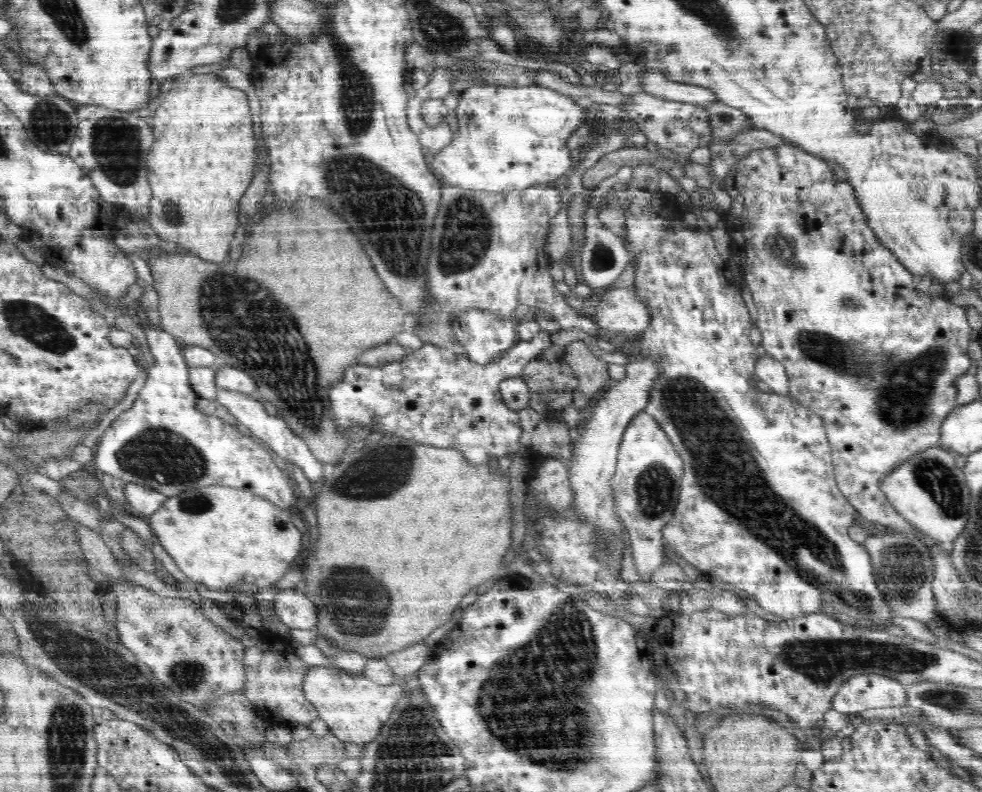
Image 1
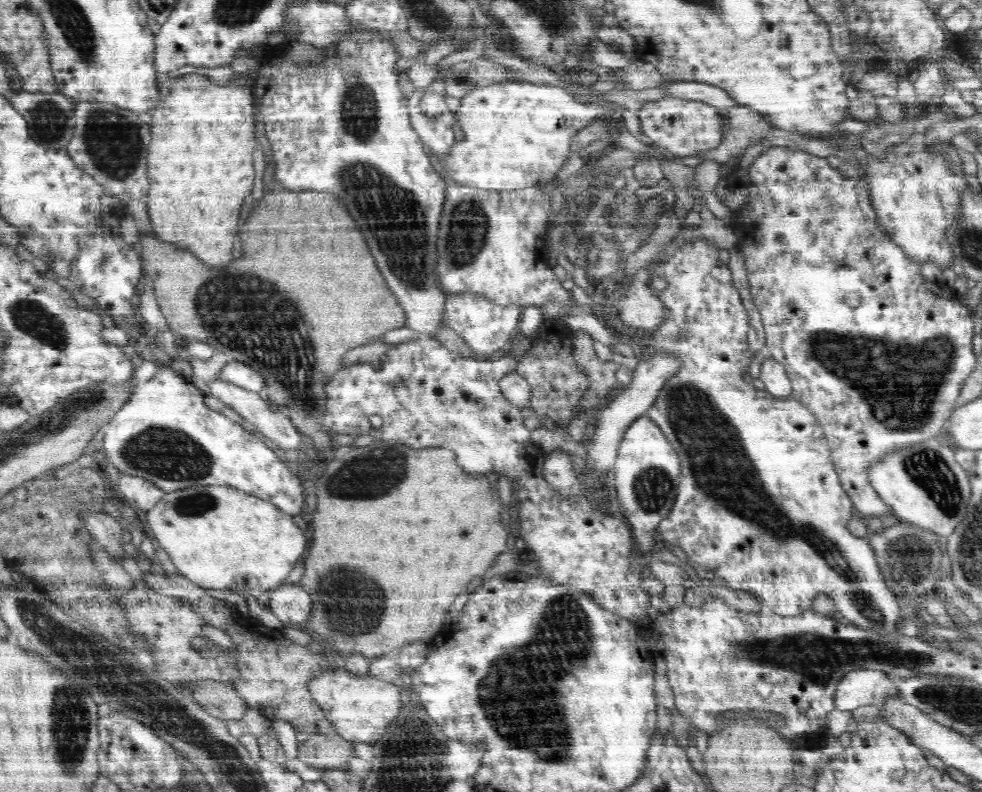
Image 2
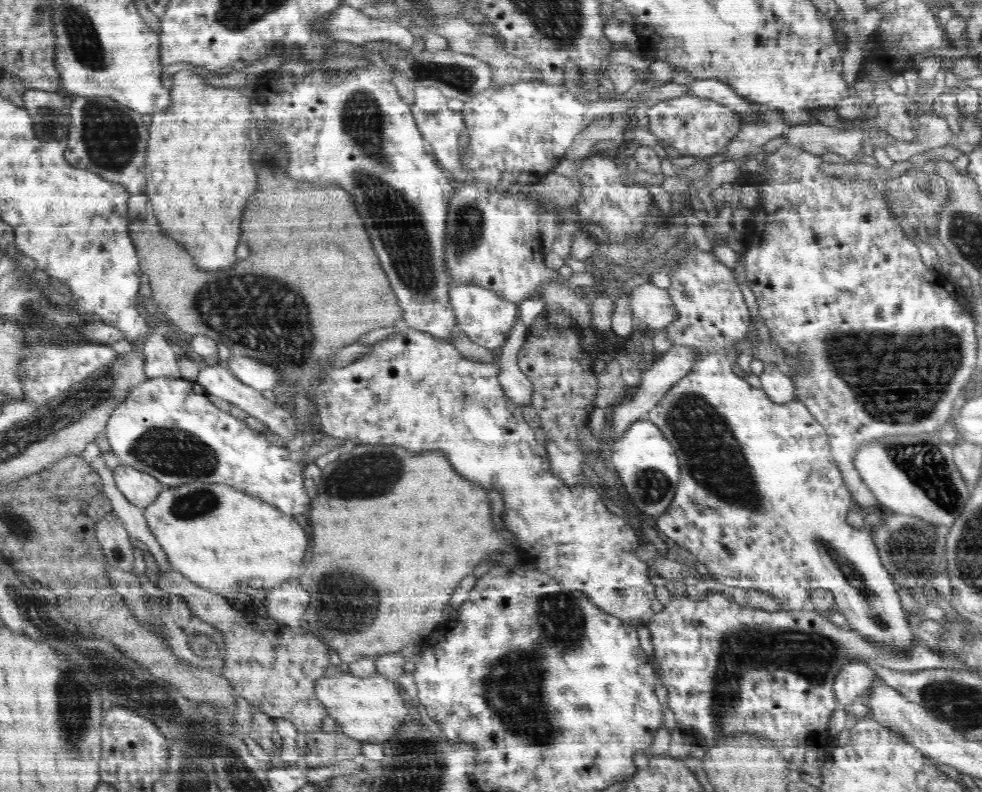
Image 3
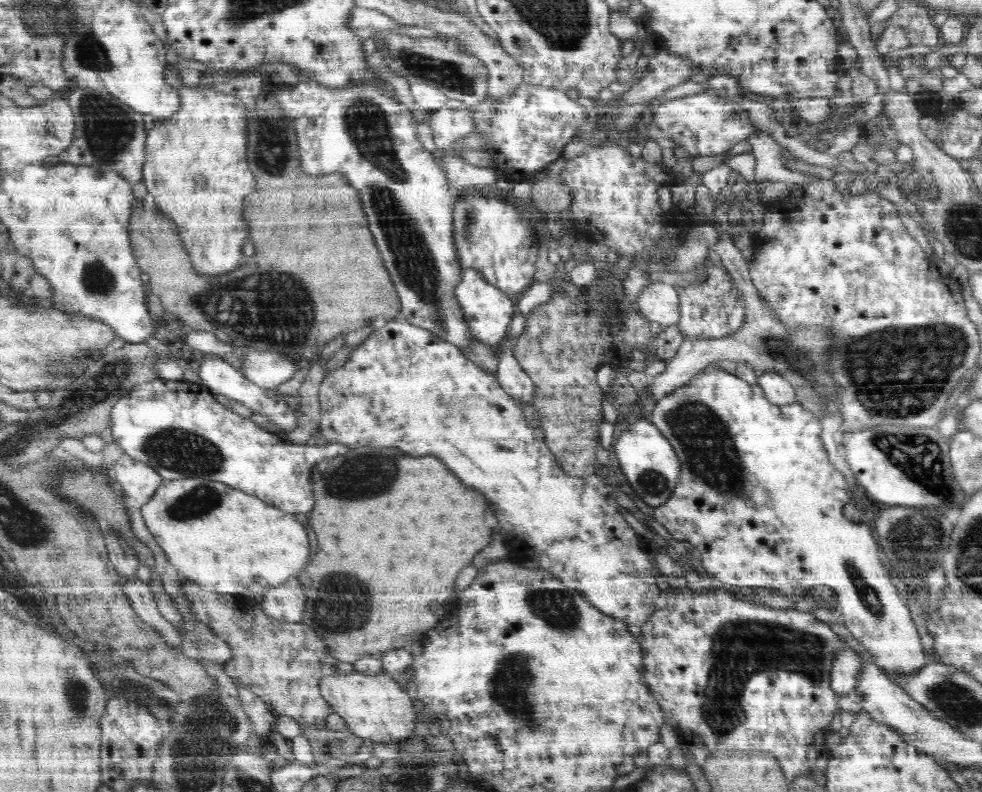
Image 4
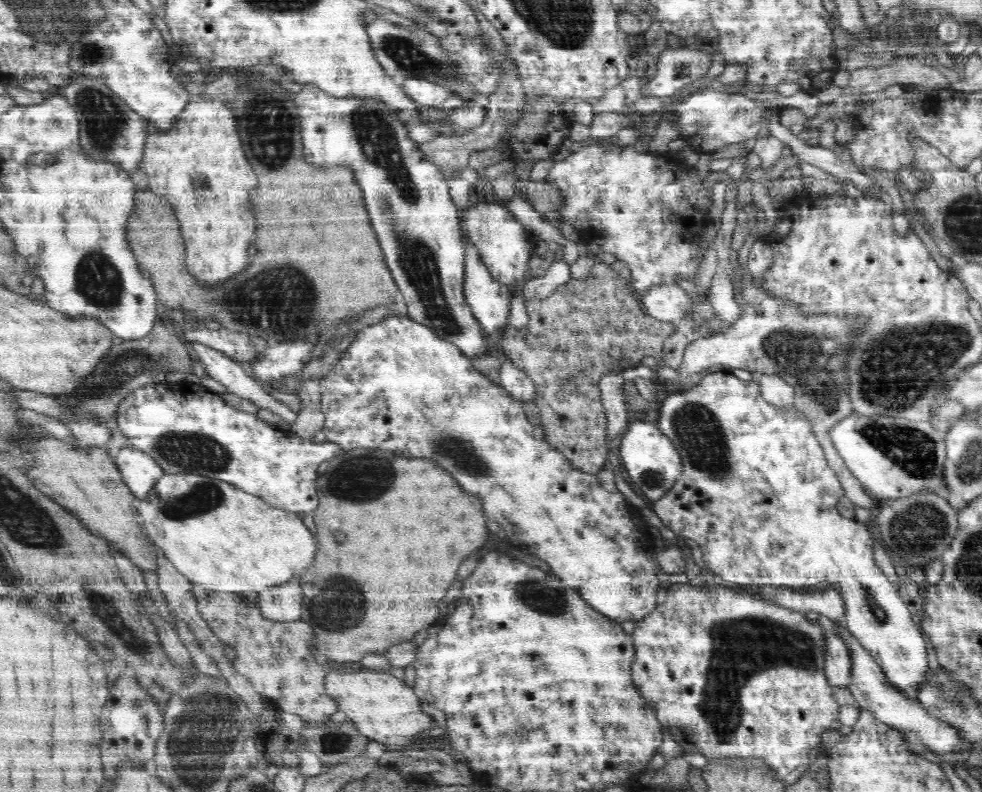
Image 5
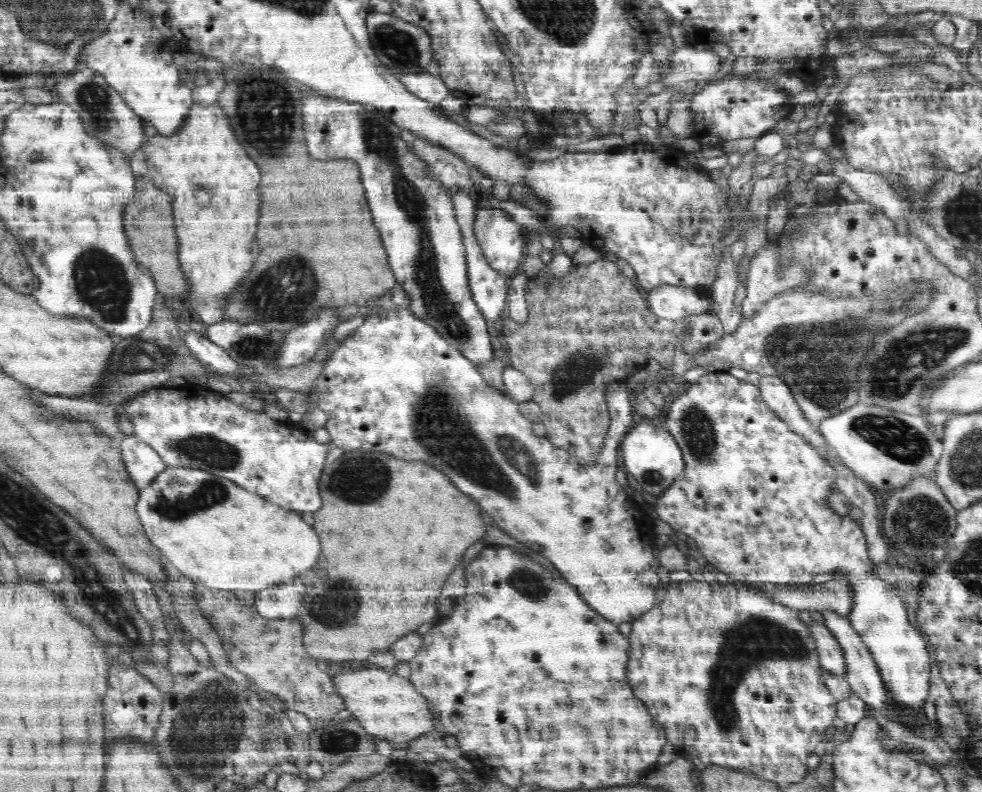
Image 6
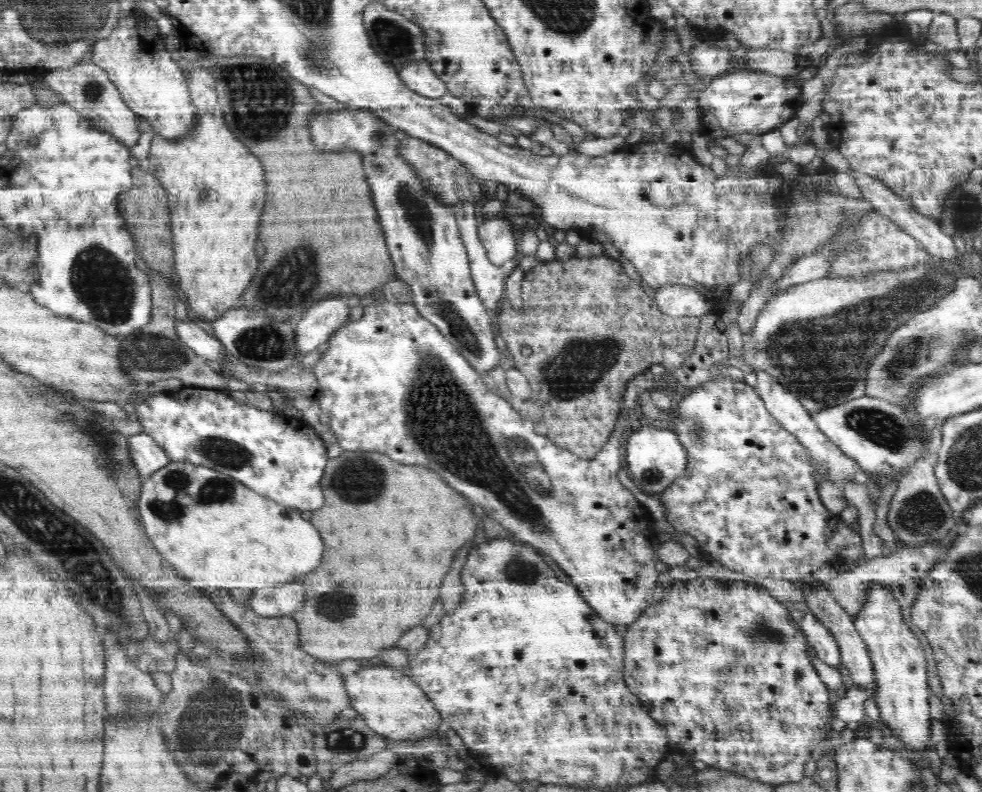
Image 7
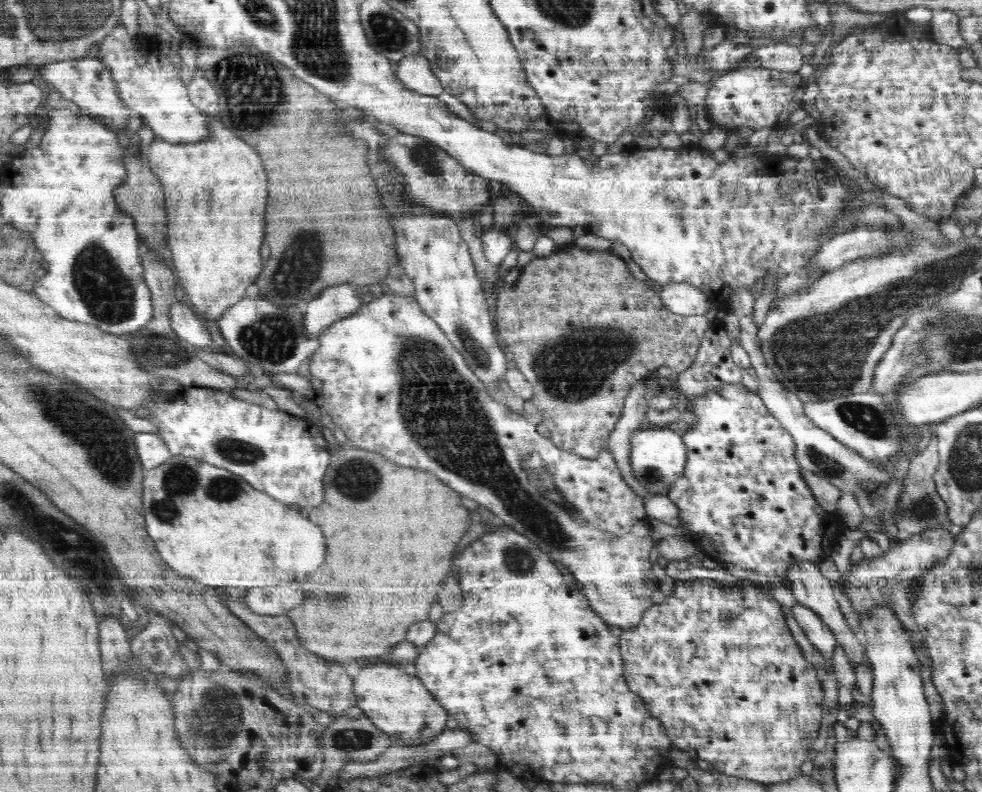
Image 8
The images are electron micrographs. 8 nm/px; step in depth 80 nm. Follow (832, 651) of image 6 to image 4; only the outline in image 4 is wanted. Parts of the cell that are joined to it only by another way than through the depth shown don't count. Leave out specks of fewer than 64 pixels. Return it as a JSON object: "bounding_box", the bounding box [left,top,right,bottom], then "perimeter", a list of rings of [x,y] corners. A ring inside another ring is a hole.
{"bounding_box":[830,647,862,695],"perimeter":[[[850,647],[834,654],[830,672],[831,689],[836,695],[854,695],[862,672],[862,658]]]}

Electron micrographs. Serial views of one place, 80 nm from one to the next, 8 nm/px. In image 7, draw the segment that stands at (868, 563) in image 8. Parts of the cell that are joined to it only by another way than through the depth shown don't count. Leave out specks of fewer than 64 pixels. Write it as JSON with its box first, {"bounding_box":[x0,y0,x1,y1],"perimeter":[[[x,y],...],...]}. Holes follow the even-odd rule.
{"bounding_box":[822,540,955,742],"perimeter":[[[936,540],[936,542],[928,542],[928,544],[924,544],[924,546],[918,546],[918,548],[909,548],[909,546],[902,548],[902,546],[899,546],[895,553],[888,556],[882,555],[872,560],[866,558],[862,564],[855,564],[852,567],[847,567],[847,569],[844,572],[840,572],[836,578],[828,579],[822,583],[829,588],[833,600],[835,600],[851,616],[854,616],[863,607],[864,601],[867,599],[869,586],[872,583],[880,583],[891,589],[892,595],[898,600],[900,609],[902,609],[904,622],[906,622],[908,627],[914,632],[914,635],[918,638],[918,641],[920,641],[920,644],[926,652],[926,661],[928,662],[926,680],[928,688],[941,699],[941,703],[944,706],[944,717],[942,722],[946,726],[947,740],[949,742],[952,733],[950,732],[951,728],[947,728],[947,726],[948,722],[955,717],[953,703],[945,696],[940,676],[938,676],[937,664],[933,655],[933,650],[928,639],[924,632],[913,623],[911,618],[911,608],[915,602],[916,595],[919,593],[921,580],[926,576],[926,573],[930,569],[938,563],[943,562],[943,559],[946,558],[948,546],[950,546],[950,541],[940,542],[938,540]]]}

